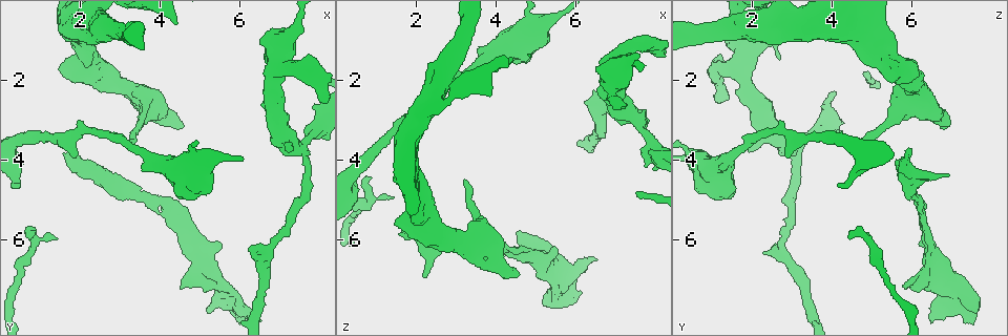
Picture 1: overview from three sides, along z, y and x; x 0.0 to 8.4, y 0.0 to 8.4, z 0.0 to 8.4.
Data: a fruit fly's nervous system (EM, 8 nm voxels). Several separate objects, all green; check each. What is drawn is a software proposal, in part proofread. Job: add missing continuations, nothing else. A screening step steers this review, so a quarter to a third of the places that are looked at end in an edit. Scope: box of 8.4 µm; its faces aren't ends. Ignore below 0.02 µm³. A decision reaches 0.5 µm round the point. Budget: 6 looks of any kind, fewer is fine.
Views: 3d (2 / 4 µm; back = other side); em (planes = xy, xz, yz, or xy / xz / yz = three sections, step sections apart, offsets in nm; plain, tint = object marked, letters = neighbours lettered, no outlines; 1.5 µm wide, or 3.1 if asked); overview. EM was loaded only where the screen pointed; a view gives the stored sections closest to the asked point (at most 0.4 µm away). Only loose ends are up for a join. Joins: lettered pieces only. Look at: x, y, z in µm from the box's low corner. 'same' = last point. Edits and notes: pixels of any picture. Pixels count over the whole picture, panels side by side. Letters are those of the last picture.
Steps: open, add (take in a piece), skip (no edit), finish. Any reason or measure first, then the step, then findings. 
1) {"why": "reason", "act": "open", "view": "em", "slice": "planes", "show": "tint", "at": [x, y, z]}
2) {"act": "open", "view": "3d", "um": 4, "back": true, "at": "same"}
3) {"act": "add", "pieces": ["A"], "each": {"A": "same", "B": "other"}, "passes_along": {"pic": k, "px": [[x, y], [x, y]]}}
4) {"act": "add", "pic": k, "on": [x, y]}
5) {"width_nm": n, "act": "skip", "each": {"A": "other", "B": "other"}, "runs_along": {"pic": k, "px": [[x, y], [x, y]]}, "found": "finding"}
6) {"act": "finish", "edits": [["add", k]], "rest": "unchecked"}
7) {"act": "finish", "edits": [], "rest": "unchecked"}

{"why": "free end", "act": "open", "view": "em", "slice": "planes", "show": "letters", "at": [4.80, 5.55, 6.20]}

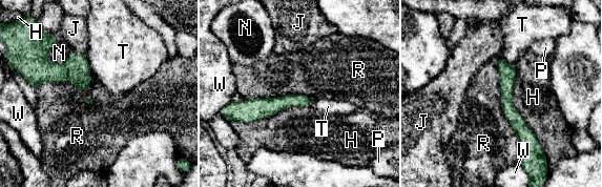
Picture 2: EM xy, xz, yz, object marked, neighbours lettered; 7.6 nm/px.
{"width_nm": 100, "act": "skip", "each": {"H": "other", "J": "other", "N": "other", "P": "other", "R": "other", "T": "other", "W": "other"}, "border": {"pic": 2, "px": [[495, 61], [518, 161]]}, "found": "no lettered piece goes on from it"}

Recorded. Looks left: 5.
{"why": "free end", "act": "open", "view": "3d", "um": 2, "at": [4.60, 3.10, 6.90]}

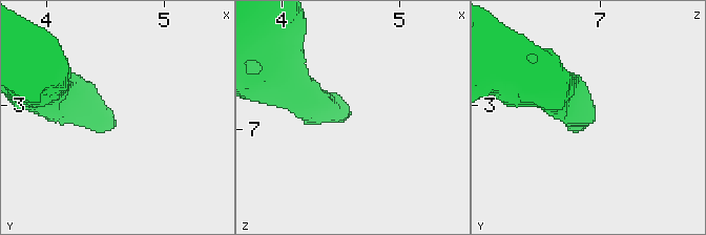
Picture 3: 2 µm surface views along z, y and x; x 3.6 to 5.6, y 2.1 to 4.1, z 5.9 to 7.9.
{"why": "need the tissue", "act": "open", "view": "em", "slice": "xz", "step": 8, "show": "letters", "at": [4.58, 3.14, 6.88]}

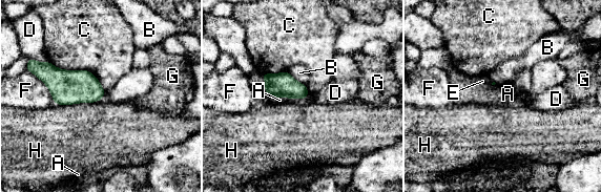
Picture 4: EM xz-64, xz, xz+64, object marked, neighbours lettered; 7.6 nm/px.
{"why": "cut it another way", "act": "open", "view": "em", "slice": "planes", "show": "letters", "at": "same"}

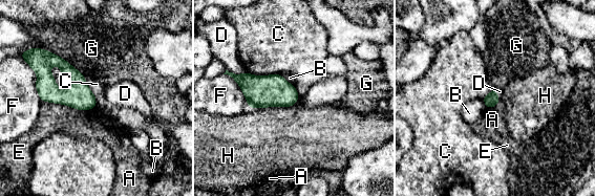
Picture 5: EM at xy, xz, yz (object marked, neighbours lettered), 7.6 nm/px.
{"act": "skip", "each": {"A": "other", "B": "other", "C": "other", "D": "other", "E": "other", "F": "other", "G": "other", "H": "other"}, "border": {"pic": 5, "px": [[246, 71], [241, 73], [231, 72]]}, "found": "none of them fits"}

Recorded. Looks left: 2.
{"why": "branch stops here", "act": "open", "view": "3d", "um": 4, "back": true, "at": [0.75, 5.90, 4.40]}

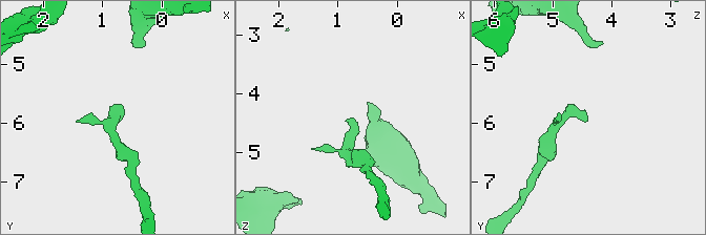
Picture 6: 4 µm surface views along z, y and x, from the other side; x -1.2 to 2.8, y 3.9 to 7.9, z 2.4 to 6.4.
{"why": "need the tissue", "act": "open", "view": "em", "slice": "planes", "show": "letters", "at": [0.70, 5.95, 4.40]}

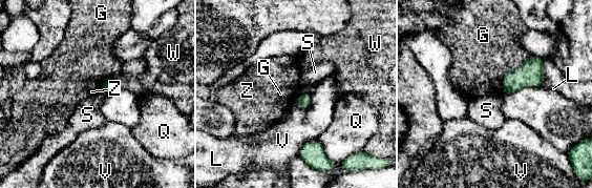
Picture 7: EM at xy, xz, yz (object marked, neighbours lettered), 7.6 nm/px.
{"act": "skip", "each": {"G": "other", "L": "other", "Q": "other", "S": "other", "V": "other", "W": "other", "Z": "other"}, "border": {"pic": 7, "px": [[503, 86], [504, 94]]}, "found": "no lettered piece goes on from it"}

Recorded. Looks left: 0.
{"act": "finish", "edits": [], "rest": "unchecked"}

